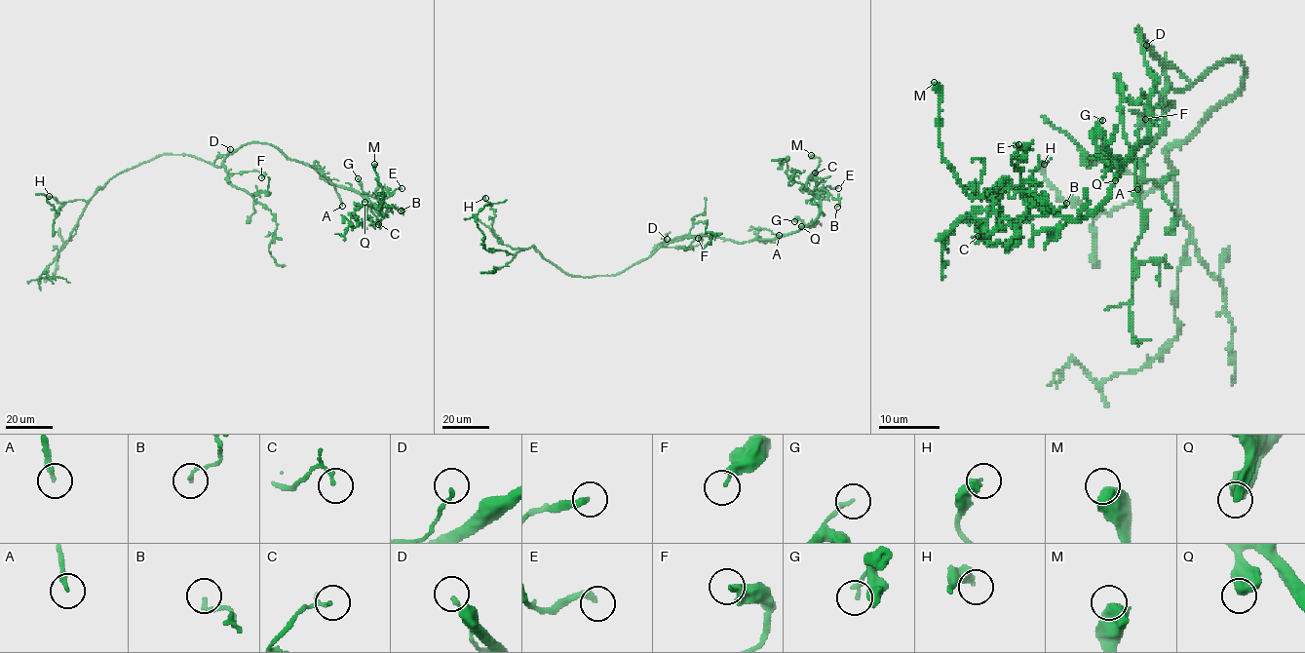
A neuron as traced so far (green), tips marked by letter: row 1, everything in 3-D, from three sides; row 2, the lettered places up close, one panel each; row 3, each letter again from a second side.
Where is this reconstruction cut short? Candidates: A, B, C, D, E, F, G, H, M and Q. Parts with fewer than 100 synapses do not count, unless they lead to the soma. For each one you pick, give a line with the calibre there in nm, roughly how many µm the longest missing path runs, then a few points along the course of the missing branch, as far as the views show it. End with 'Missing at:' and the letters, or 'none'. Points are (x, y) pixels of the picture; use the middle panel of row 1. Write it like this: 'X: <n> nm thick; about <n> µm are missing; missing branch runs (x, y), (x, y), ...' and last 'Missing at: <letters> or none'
A: 170 nm thick; about 80 µm are missing; missing branch runs (779, 235), (794, 233), (797, 225), (778, 184), (780, 171), (787, 163), (793, 136)
Q: 600 nm thick; about 50 µm are missing; missing branch runs (801, 226), (801, 216), (770, 187), (784, 176), (788, 178), (786, 182)
Missing at: A, Q

